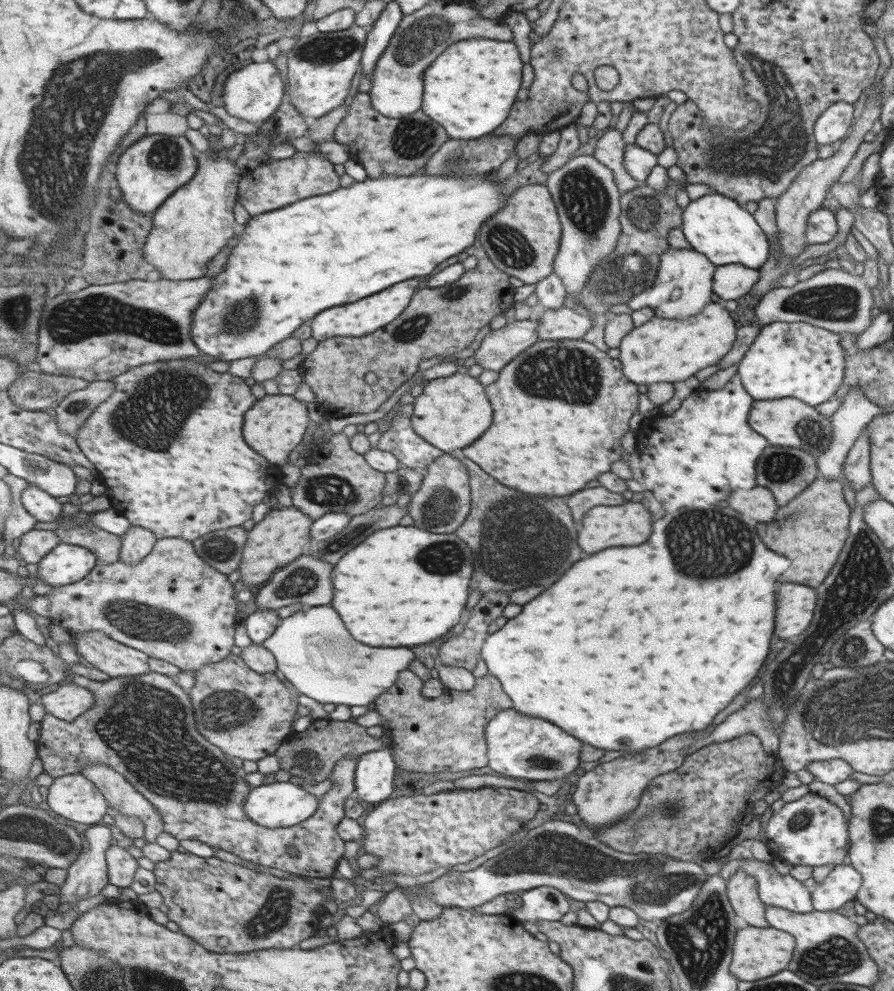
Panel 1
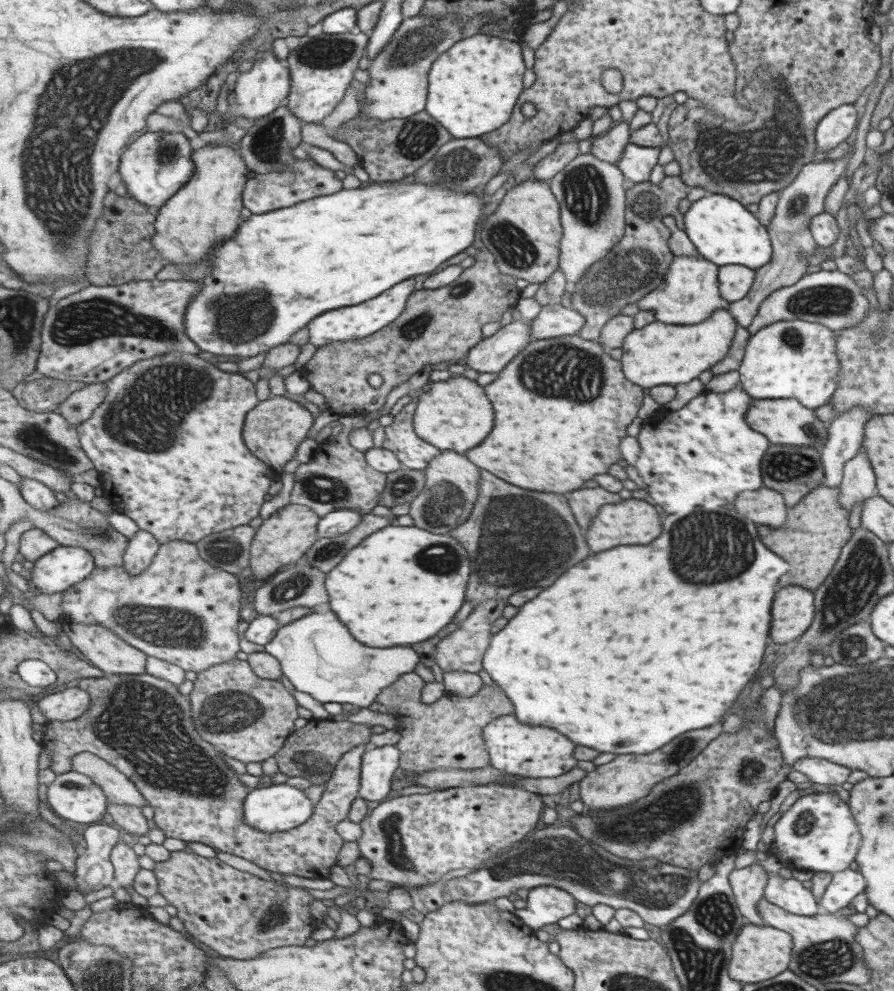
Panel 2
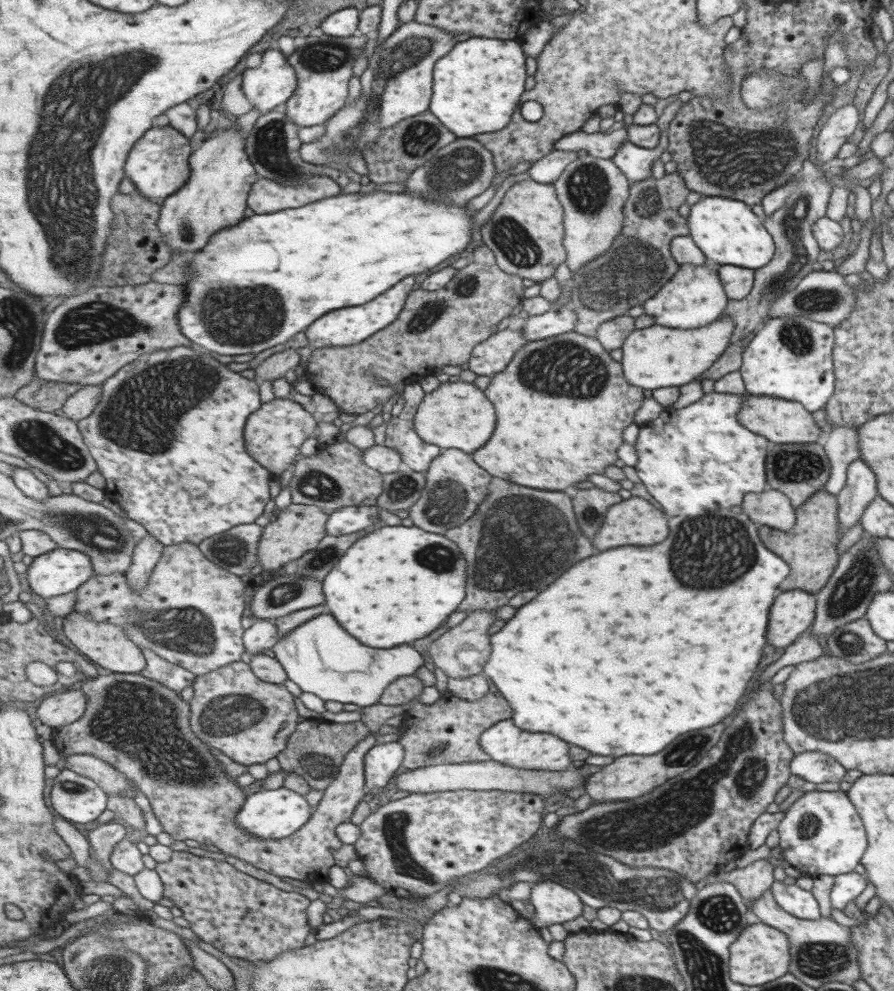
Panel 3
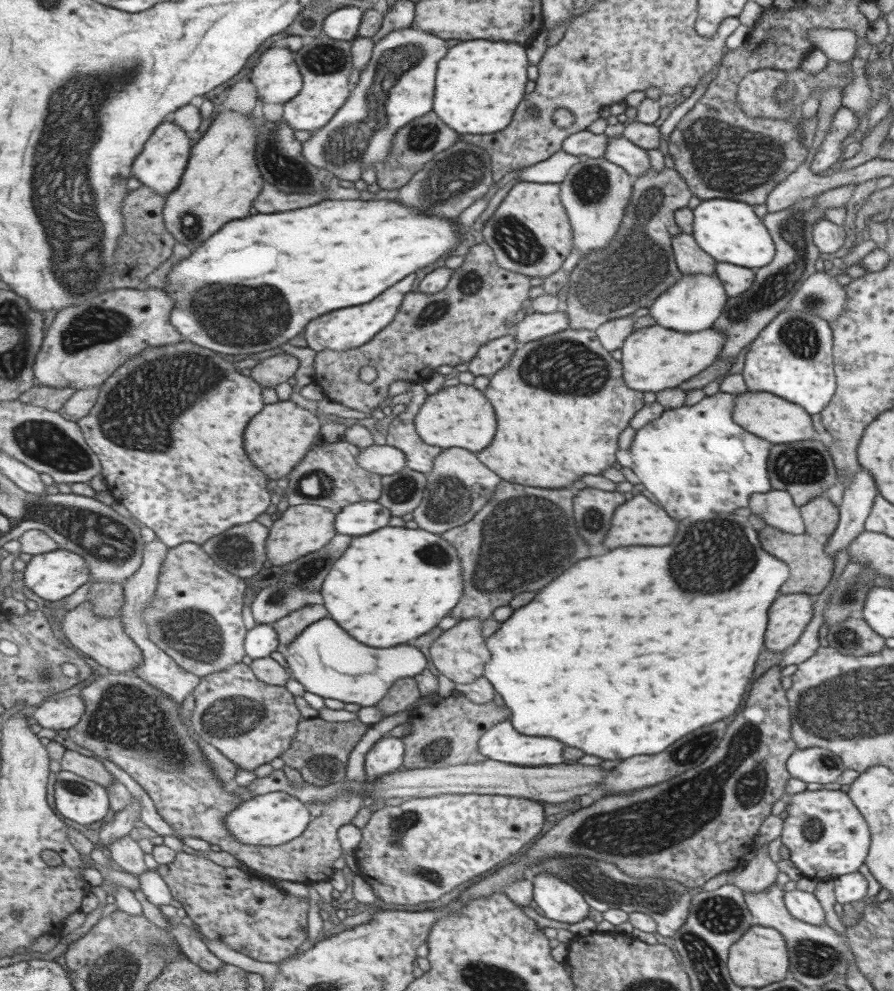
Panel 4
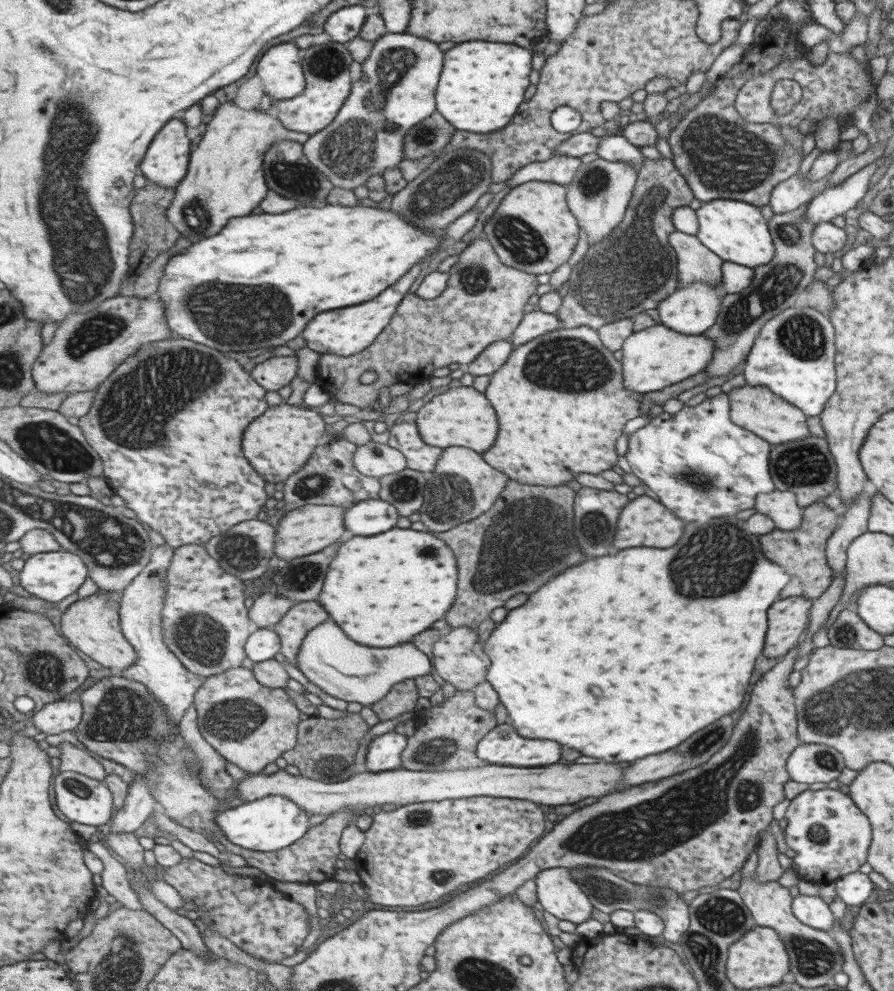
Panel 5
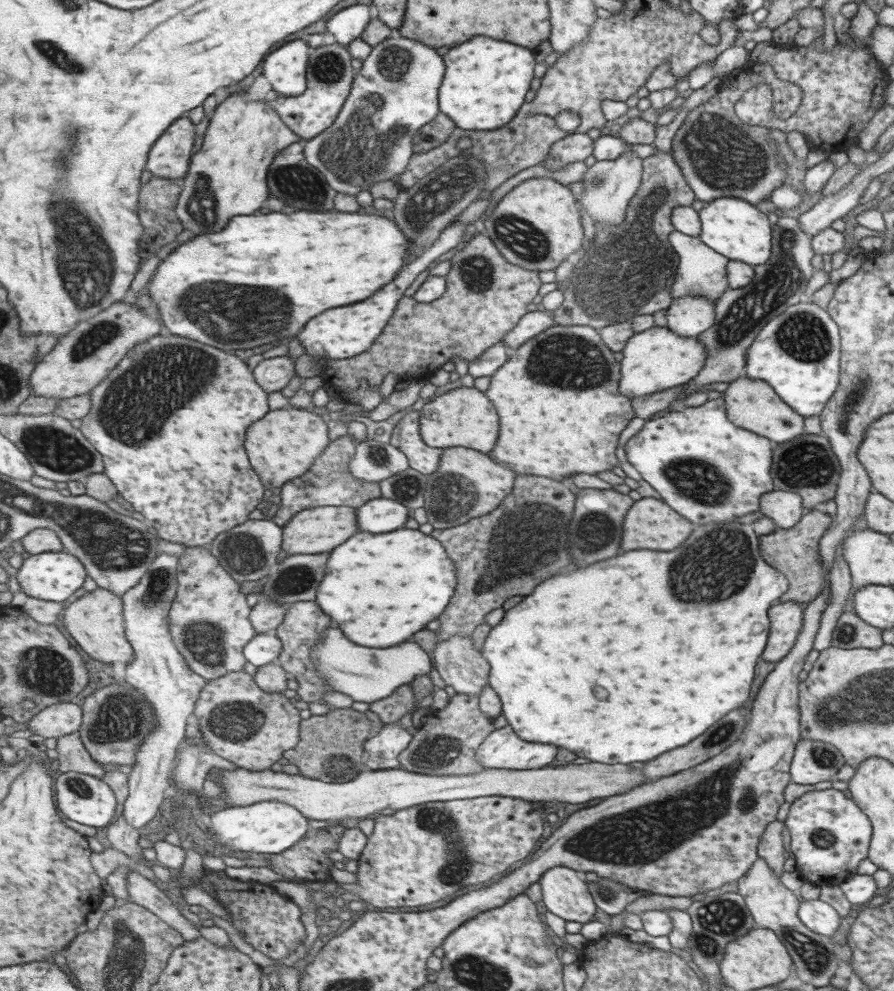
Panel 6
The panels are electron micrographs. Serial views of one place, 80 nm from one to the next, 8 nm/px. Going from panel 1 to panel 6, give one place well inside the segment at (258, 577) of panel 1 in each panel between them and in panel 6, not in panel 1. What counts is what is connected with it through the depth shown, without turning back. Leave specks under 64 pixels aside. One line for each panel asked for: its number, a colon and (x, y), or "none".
2: (285, 537)
3: (293, 532)
4: (300, 530)
5: (310, 529)
6: (321, 529)

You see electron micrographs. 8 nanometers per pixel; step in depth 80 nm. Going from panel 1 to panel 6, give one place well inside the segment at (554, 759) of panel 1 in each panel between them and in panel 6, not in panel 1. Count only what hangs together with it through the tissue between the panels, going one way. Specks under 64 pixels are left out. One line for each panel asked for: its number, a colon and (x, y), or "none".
2: (518, 749)
3: (505, 743)
4: (502, 743)
5: (504, 746)
6: (504, 749)

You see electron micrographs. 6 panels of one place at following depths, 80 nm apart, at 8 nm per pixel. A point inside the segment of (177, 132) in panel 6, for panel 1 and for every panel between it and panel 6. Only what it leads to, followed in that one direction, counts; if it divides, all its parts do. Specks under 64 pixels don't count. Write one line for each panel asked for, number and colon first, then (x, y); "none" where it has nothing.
1: (150, 170)
2: (158, 164)
3: (158, 165)
4: (161, 165)
5: (166, 163)

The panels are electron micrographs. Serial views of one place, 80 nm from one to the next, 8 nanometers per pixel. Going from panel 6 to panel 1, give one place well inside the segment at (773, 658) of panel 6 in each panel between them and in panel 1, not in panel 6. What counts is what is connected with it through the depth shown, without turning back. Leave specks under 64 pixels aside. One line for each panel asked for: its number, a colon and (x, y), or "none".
1: (795, 604)
2: (793, 608)
3: (793, 611)
4: (787, 618)
5: (787, 619)

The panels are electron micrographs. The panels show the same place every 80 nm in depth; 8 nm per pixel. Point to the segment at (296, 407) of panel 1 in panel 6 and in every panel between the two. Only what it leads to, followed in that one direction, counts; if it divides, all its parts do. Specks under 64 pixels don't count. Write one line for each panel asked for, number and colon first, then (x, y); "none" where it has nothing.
2: (284, 417)
3: (282, 424)
4: (279, 439)
5: (279, 444)
6: (284, 446)

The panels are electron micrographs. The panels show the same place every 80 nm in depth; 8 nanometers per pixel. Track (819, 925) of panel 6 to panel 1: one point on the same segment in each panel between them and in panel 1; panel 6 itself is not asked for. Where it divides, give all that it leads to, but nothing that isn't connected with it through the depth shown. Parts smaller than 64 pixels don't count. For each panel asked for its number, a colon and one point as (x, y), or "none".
1: (780, 891)
2: (788, 894)
3: (800, 903)
4: (803, 906)
5: (810, 910)

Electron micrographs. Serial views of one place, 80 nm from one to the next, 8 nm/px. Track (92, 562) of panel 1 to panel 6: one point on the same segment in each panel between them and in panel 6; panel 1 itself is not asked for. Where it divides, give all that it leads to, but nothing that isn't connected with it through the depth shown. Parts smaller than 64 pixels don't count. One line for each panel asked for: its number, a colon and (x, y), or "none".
2: (63, 568)
3: (62, 570)
4: (55, 575)
5: (52, 576)
6: (51, 576)

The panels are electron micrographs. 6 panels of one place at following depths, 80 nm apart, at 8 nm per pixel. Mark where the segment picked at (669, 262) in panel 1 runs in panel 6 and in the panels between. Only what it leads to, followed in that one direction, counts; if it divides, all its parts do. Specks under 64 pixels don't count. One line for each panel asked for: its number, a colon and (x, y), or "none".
2: (689, 292)
3: (694, 296)
4: (693, 303)
5: (692, 309)
6: (688, 316)

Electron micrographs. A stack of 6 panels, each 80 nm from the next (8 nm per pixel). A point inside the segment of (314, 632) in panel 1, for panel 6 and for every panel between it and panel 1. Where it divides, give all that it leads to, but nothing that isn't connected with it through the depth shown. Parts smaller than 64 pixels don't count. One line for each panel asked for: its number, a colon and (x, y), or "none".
2: (319, 656)
3: (321, 657)
4: (324, 659)
5: (342, 668)
6: (365, 674)

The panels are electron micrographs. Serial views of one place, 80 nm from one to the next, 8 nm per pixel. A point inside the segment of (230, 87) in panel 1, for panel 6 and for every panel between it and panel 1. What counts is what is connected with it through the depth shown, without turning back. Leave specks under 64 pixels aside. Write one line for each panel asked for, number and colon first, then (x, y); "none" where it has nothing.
2: (261, 90)
3: (270, 85)
4: (278, 77)
5: (281, 69)
6: (286, 68)

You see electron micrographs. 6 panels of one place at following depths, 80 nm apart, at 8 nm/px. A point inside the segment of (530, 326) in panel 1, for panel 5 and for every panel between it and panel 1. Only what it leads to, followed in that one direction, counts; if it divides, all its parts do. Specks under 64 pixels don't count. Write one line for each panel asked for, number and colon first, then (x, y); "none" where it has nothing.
2: (493, 353)
3: (491, 356)
4: (492, 356)
5: (489, 360)

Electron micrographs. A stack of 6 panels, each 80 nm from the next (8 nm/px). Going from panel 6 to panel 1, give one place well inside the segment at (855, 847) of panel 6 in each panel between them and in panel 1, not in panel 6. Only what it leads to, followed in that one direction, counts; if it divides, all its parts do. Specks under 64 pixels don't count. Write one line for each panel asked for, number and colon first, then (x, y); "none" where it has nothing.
1: (810, 831)
2: (818, 832)
3: (821, 833)
4: (826, 835)
5: (828, 834)

